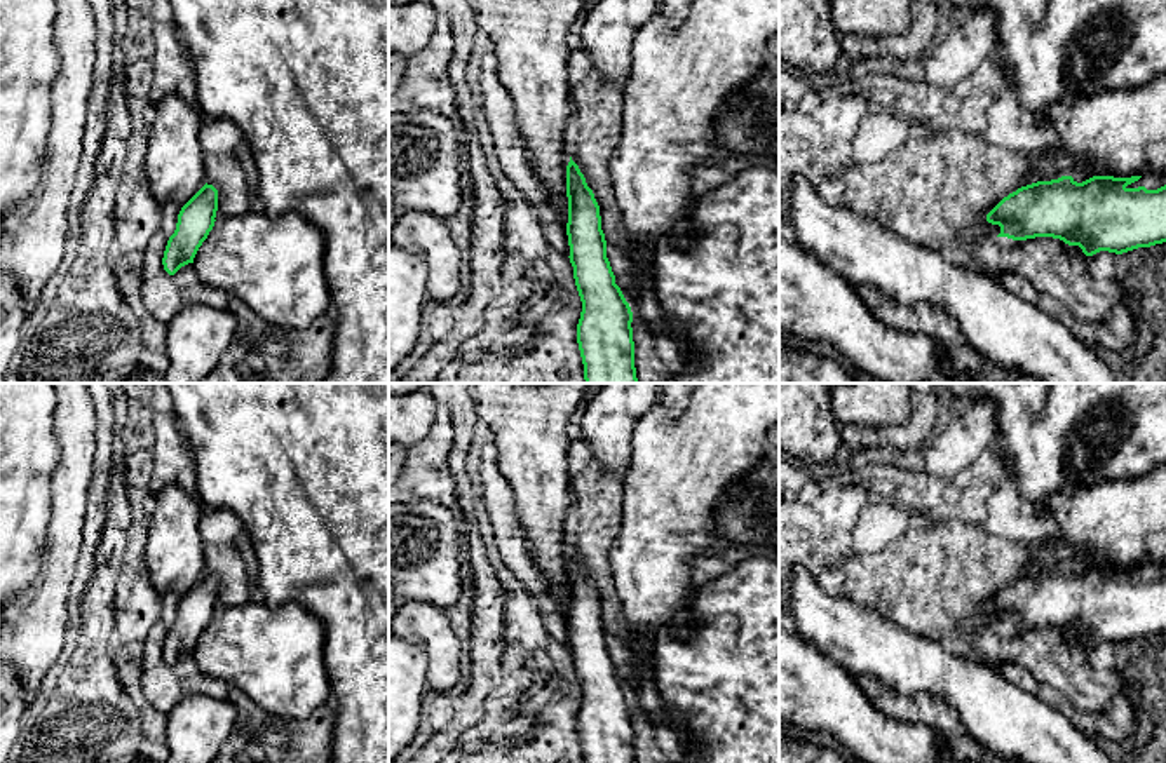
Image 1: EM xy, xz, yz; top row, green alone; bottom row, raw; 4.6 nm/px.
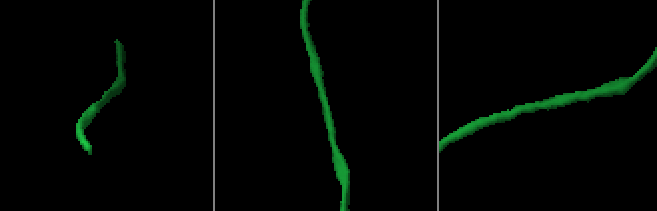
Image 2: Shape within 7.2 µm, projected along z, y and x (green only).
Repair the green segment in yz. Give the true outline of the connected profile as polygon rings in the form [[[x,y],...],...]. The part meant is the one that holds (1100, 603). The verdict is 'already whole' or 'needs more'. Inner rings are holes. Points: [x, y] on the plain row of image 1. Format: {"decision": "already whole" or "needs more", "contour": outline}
{"decision": "already whole", "contour": [[[1061,566],[1037,571],[1004,587],[986,604],[986,611],[1000,617],[997,627],[1013,631],[1053,627],[1079,636],[1086,646],[1100,641],[1122,645],[1163,634],[1166,632],[1166,575],[1157,580],[1131,578],[1129,575],[1140,568],[1093,566],[1077,573],[1072,566]]]}

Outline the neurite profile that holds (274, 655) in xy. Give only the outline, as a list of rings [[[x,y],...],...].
[[[261,599],[214,611],[193,648],[197,669],[244,692],[261,711],[277,718],[303,719],[317,707],[333,702],[322,662],[322,622],[296,603],[277,608]]]

